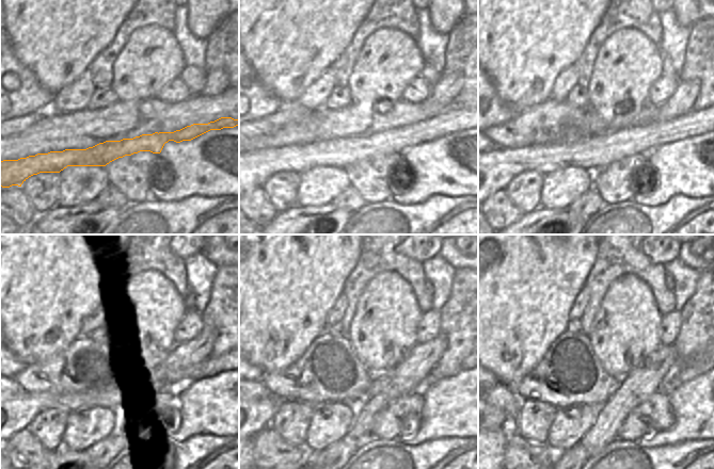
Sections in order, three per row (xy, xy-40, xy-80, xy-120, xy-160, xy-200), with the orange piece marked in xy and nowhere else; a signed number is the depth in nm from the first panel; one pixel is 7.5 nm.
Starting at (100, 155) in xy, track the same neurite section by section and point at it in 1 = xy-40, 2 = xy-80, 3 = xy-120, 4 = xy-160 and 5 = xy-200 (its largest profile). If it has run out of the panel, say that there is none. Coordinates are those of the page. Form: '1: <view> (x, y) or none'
1: xy-40 (342, 152)
2: xy-80 (500, 166)
3: xy-120 (21, 408)
4: xy-160 (260, 413)
5: xy-200 (500, 420)

